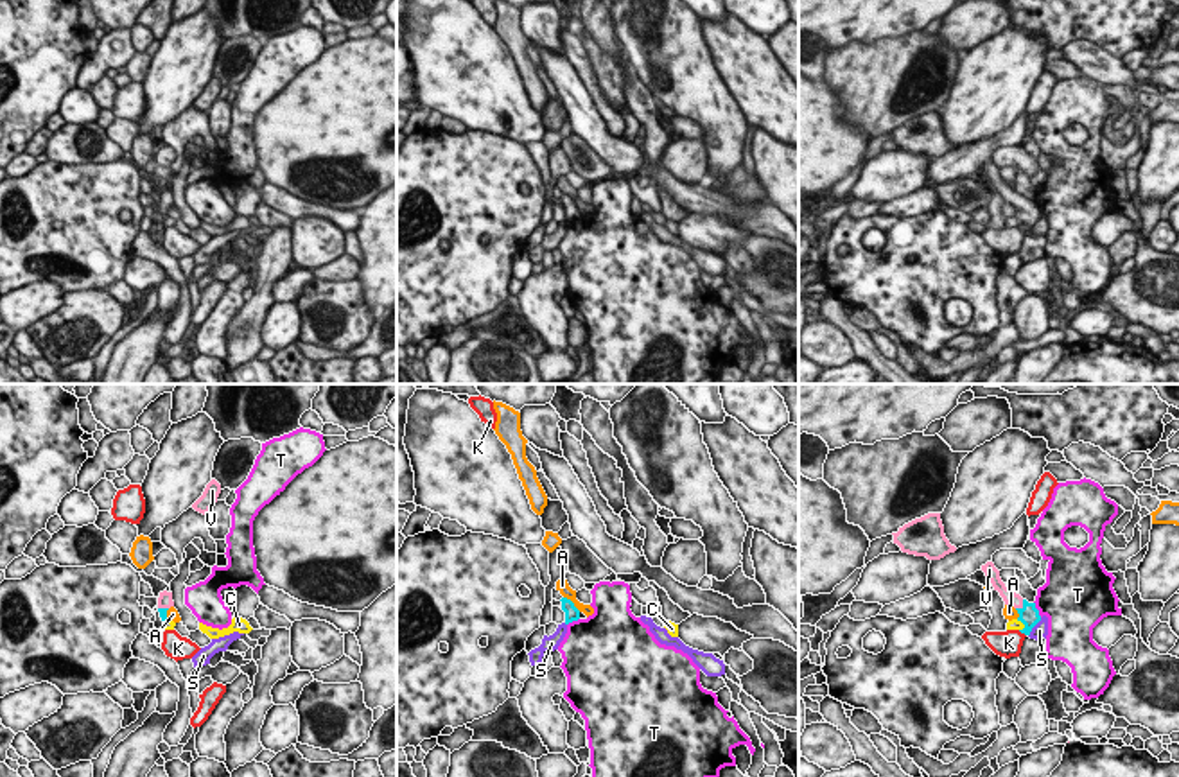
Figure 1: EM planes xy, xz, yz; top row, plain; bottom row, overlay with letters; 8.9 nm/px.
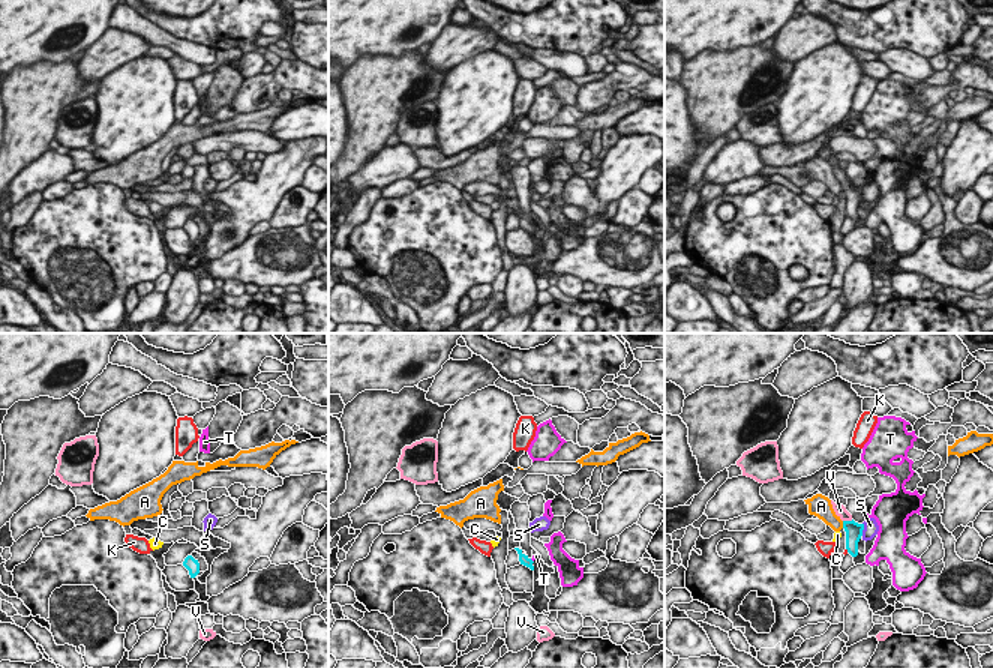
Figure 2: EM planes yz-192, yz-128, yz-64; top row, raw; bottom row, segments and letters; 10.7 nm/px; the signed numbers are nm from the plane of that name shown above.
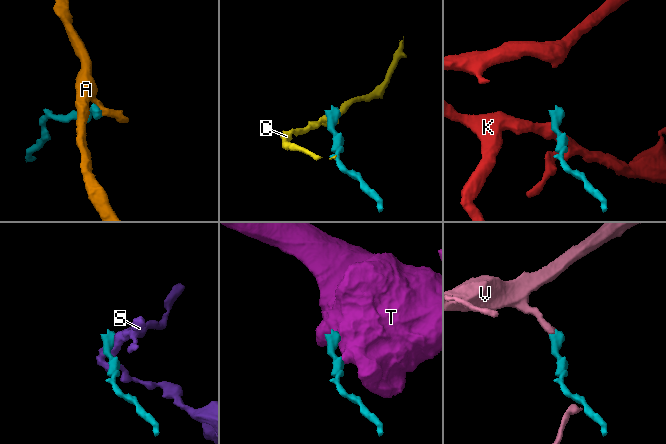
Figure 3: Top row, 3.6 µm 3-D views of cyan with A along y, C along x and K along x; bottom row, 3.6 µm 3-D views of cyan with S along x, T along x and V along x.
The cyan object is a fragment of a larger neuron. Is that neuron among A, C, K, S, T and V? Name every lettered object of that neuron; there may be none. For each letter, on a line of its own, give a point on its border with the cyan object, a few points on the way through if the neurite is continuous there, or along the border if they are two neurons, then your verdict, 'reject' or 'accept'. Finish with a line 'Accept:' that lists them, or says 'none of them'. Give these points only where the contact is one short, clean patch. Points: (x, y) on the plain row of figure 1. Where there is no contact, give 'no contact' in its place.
A: contact xz (573, 201); border xz (564, 194), (580, 209); reject
C: contact yz (1023, 221); border yz (1016, 218), (1023, 223), (1021, 228); reject
K: contact yz (1021, 230); border yz (1018, 228), (1025, 234); reject
S: contact yz (1034, 223); border yz (1041, 216), (1029, 234); reject
T: contact yz (1036, 207); reject
V: contact yz (1023, 203); way yz (1029, 212), (1023, 203), (1009, 194); accept
Accept: V

